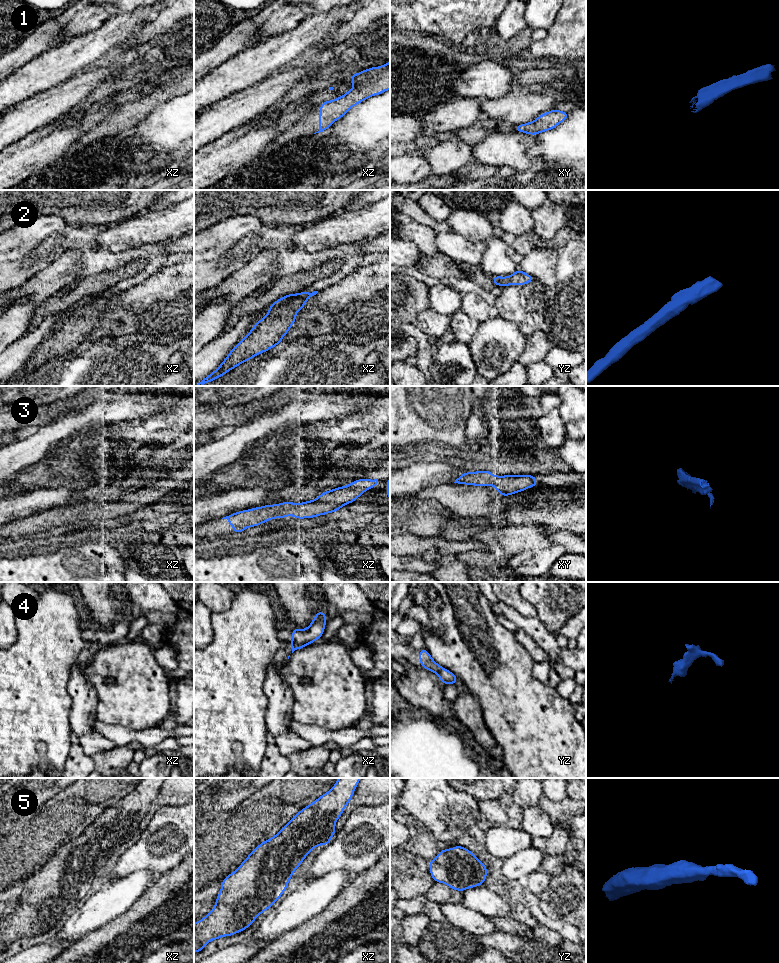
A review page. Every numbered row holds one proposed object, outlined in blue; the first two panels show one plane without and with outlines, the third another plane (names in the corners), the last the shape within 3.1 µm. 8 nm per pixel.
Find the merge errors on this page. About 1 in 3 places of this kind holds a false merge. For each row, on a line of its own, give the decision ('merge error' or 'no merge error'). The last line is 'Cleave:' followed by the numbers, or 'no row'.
1: no merge error
2: no merge error
3: no merge error
4: no merge error
5: no merge error
Cleave: no row

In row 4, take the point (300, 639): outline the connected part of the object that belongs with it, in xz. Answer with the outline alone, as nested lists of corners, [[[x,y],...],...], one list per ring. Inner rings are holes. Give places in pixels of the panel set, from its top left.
[[[319,610],[316,616],[313,618],[313,622],[305,630],[294,627],[292,632],[293,640],[288,643],[292,647],[292,653],[295,650],[301,649],[322,637],[326,621],[327,617],[325,616],[324,612]]]

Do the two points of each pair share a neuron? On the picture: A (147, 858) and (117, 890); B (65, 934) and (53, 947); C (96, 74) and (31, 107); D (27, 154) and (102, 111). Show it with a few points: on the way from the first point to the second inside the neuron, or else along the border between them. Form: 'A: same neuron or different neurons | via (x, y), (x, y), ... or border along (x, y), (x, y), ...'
A: different neurons | border along (156, 876), (148, 871), (135, 871), (115, 880)
B: different neurons | border along (53, 941), (60, 942)
C: same neuron | via (80, 85), (47, 106)
D: same neuron | via (46, 145), (66, 136), (74, 128), (83, 124)

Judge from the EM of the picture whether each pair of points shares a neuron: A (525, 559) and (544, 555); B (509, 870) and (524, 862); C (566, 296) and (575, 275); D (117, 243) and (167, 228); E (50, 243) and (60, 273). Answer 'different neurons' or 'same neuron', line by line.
A: same neuron
B: same neuron
C: same neuron
D: same neuron
E: different neurons

